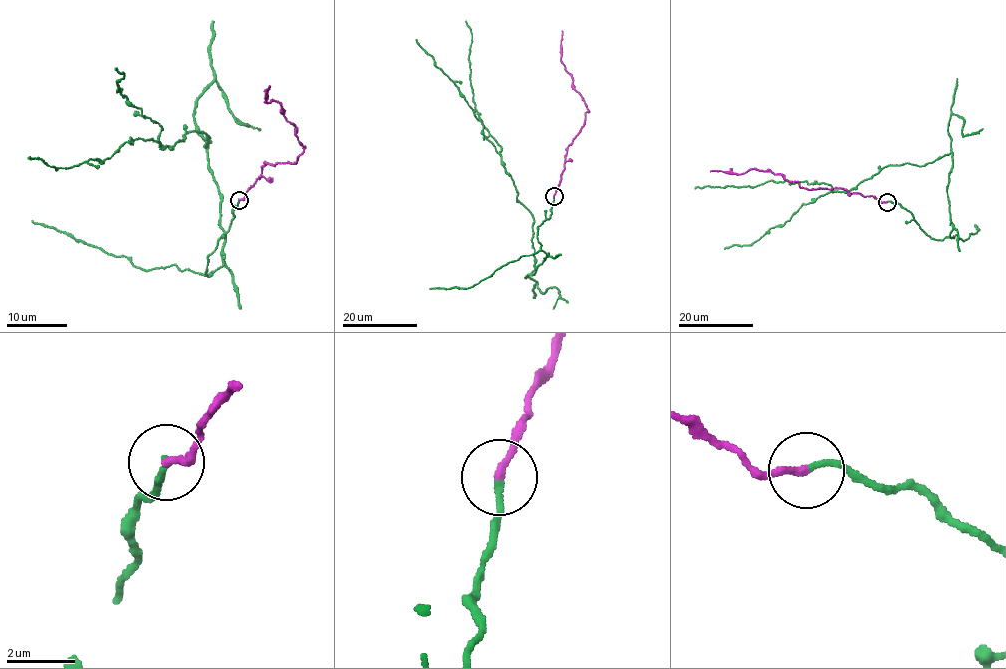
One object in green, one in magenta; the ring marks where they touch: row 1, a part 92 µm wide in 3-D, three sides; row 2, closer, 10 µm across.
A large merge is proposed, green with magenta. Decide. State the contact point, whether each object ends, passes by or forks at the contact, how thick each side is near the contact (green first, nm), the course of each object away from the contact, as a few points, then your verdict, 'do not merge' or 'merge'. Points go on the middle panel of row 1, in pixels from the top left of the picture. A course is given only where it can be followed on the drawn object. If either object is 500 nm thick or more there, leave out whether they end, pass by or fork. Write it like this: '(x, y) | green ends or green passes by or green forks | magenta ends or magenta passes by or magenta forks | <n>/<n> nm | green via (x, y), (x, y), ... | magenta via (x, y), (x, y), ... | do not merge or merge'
(554, 196) | green ends | magenta ends | 180/220 nm | green via (554, 196), (537, 227), (548, 256), (531, 274), (534, 218), (476, 111), (465, 21) | magenta via (554, 196), (564, 170), (566, 148), (589, 111), (573, 88), (572, 76), (561, 60), (562, 30) | merge

